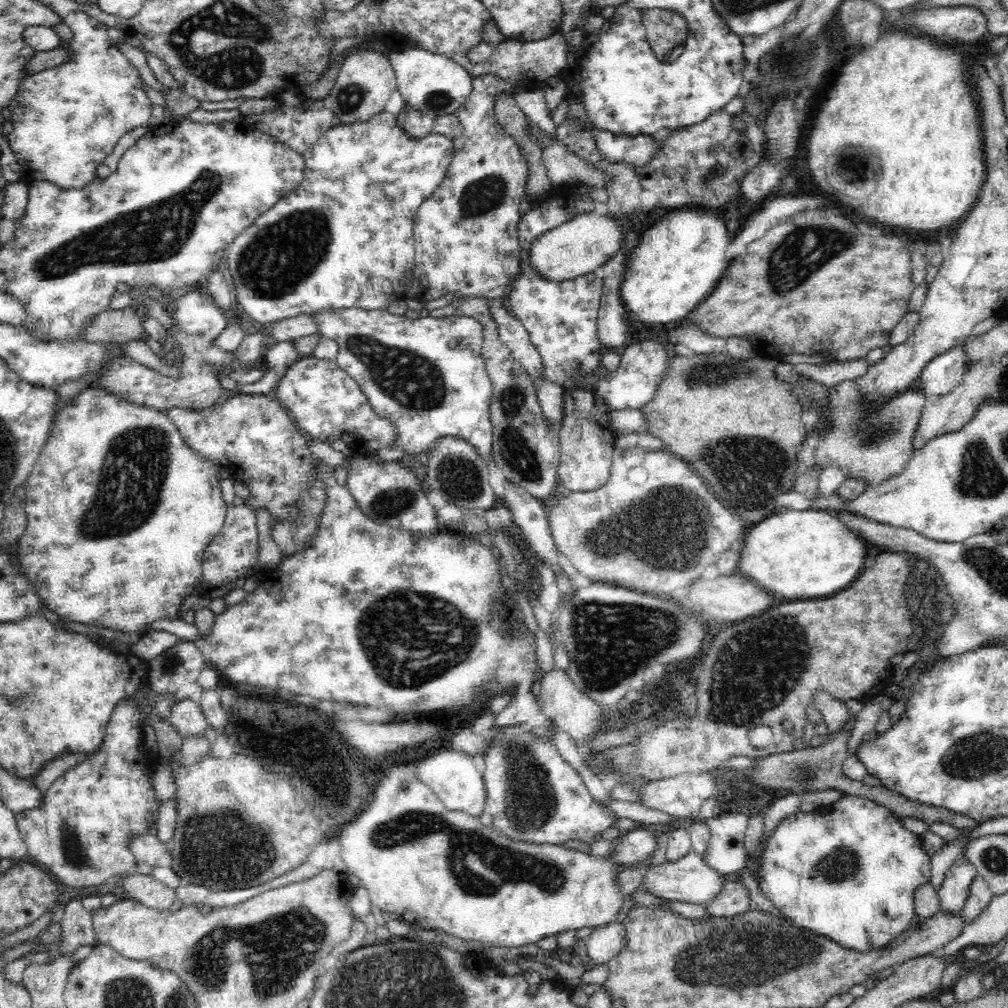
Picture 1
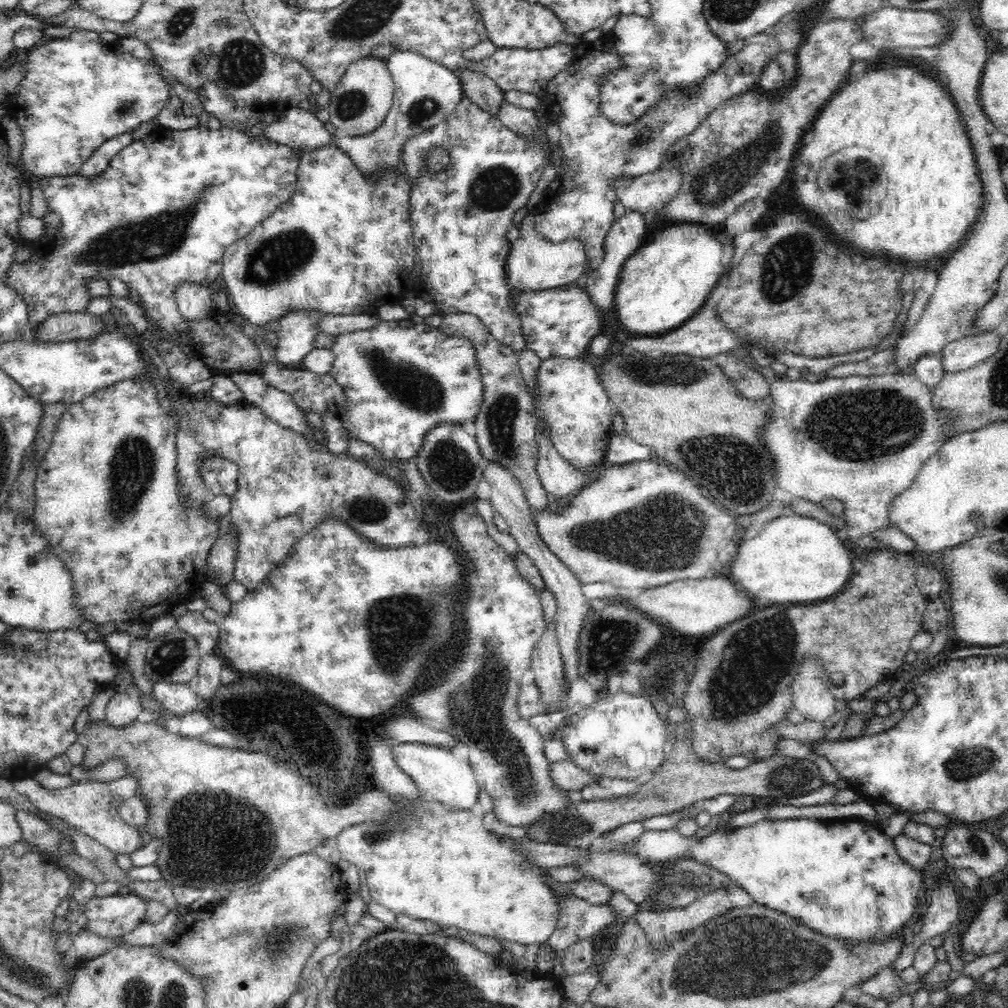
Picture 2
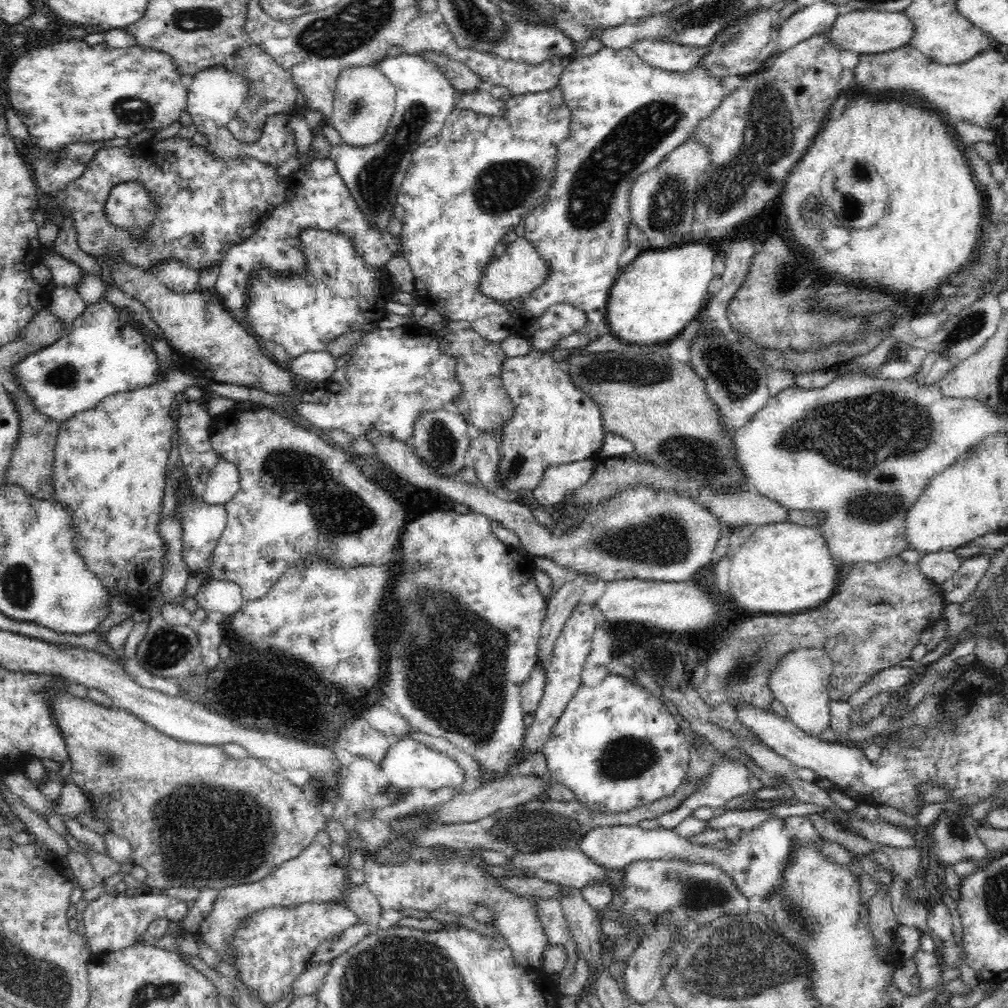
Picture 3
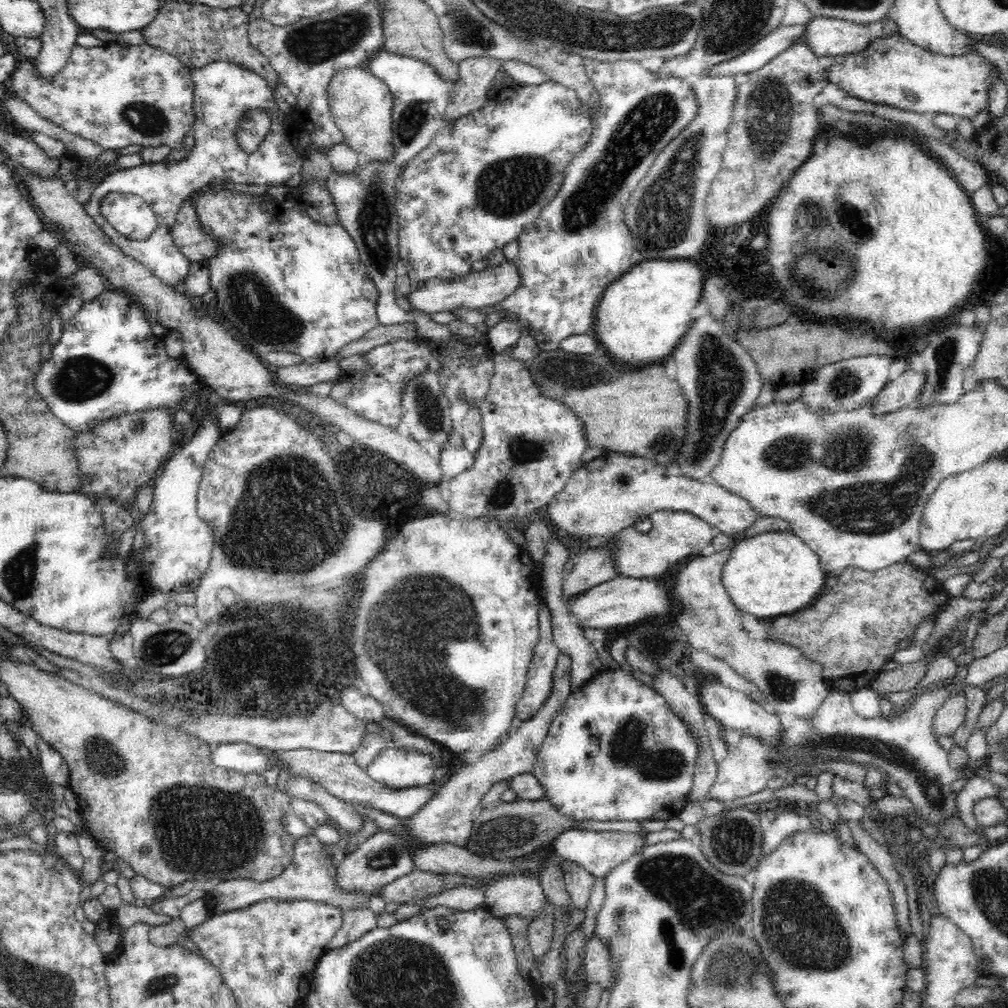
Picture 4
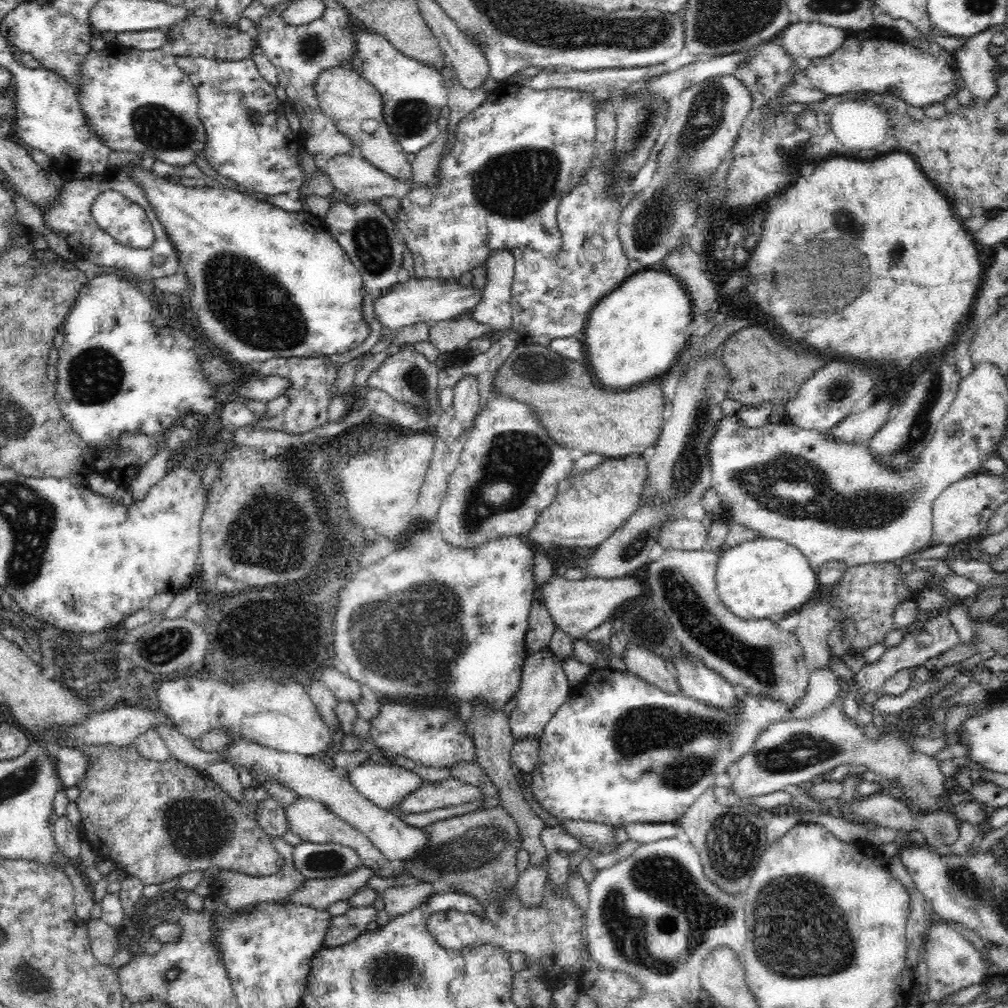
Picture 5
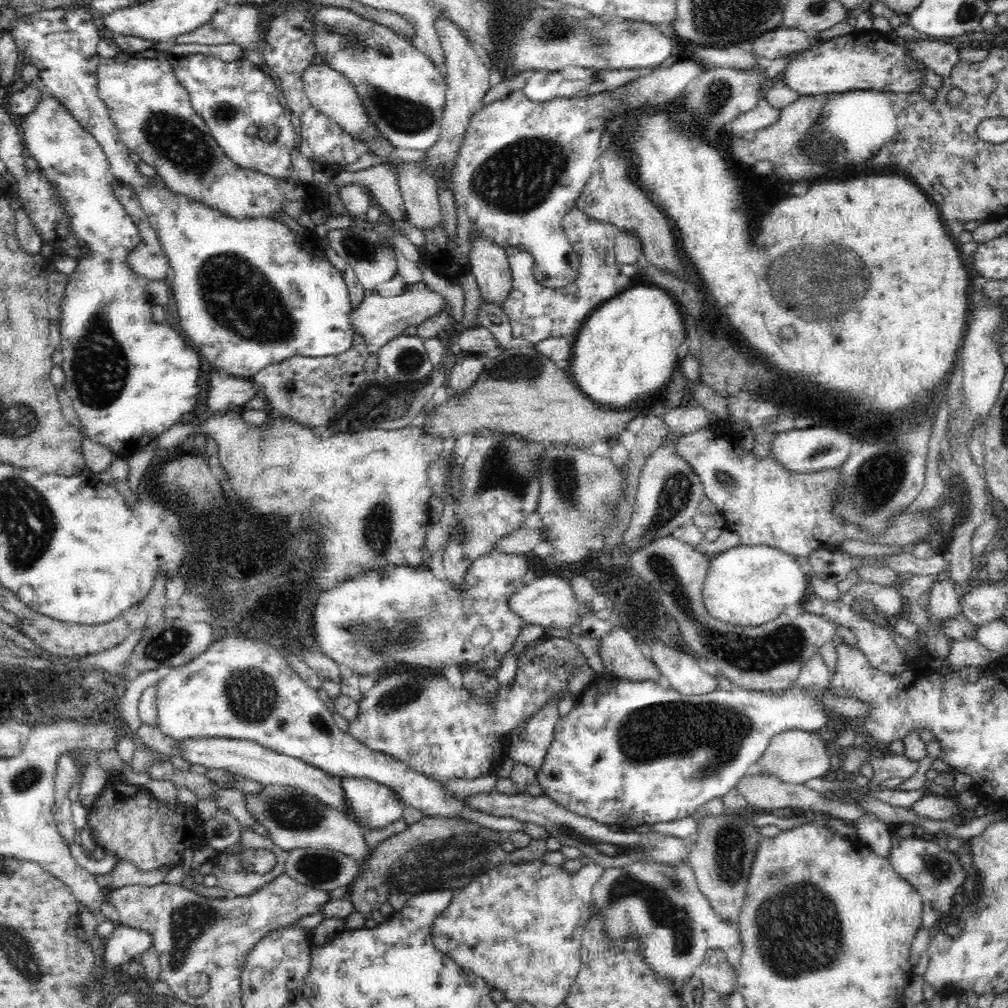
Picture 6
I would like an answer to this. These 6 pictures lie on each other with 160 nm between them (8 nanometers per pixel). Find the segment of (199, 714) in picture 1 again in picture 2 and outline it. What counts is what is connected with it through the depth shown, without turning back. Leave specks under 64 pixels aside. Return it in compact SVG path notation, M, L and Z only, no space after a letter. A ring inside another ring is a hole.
M152 681L154 696L160 701L162 708L176 717L187 715L198 706L197 695L187 684L176 682Z

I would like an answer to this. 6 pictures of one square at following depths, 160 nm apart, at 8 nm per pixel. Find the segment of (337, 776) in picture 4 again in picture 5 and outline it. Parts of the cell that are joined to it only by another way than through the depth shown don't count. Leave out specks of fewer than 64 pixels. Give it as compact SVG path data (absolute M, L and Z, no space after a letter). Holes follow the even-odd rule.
M451 777L441 783L422 783L420 788L410 792L406 798L400 800L400 804L396 804L394 807L399 806L399 809L406 813L420 814L420 812L428 812L435 808L476 802L485 797L484 791L480 787L460 782Z

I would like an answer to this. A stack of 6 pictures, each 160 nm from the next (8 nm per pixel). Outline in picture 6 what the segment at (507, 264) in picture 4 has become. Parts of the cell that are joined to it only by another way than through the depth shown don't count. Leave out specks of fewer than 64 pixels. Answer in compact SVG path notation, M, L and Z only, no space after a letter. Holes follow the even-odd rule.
M424 282L409 284L405 291L397 296L381 296L374 291L365 291L362 302L351 310L351 325L355 334L363 336L370 354L377 354L389 340L397 337L406 327L418 326L440 313L446 305L446 299L430 290Z

